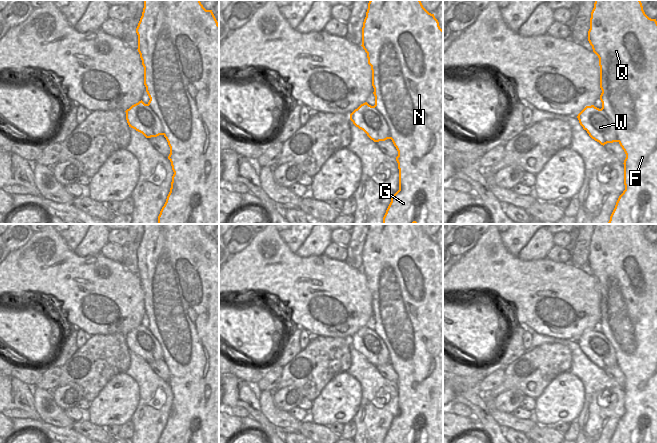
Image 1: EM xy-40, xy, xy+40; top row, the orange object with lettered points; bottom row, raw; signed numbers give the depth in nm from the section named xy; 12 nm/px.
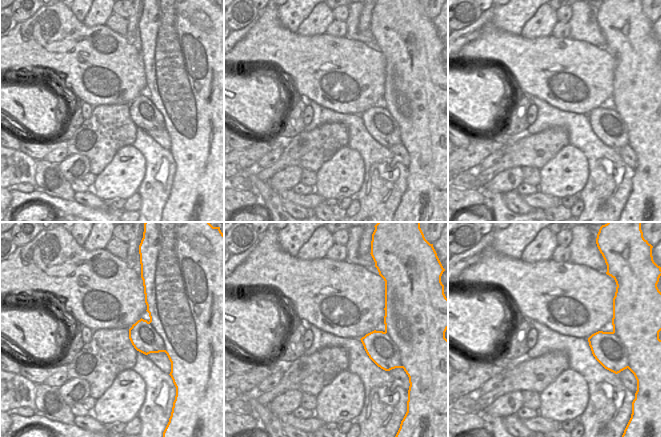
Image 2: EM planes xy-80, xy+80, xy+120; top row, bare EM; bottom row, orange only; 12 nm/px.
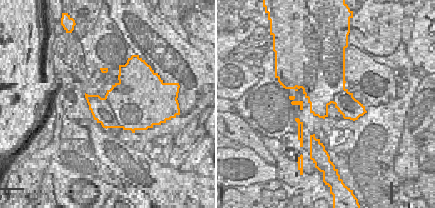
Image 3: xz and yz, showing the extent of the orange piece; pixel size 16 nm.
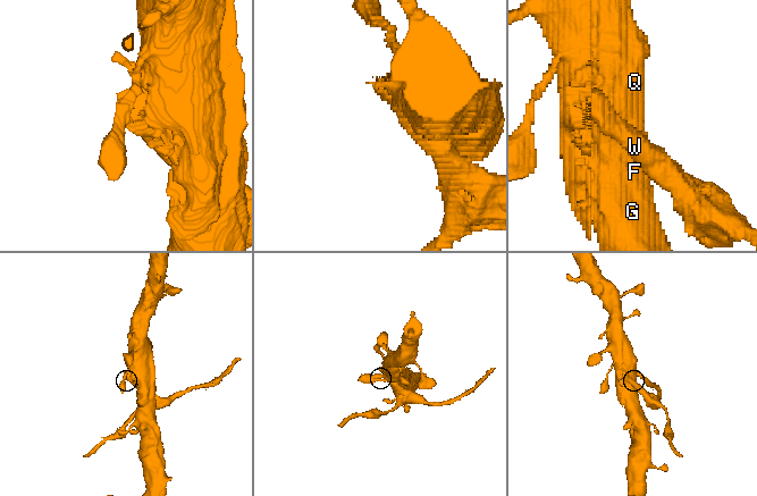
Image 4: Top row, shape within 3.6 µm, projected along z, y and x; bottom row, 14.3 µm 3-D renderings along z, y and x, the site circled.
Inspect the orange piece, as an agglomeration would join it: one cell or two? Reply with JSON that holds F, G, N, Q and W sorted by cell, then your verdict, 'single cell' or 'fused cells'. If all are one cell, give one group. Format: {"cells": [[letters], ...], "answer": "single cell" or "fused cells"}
{"cells": [["F", "G", "N", "Q"], ["W"]], "answer": "fused cells"}

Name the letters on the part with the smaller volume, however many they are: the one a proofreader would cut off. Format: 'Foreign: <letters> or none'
Foreign: W

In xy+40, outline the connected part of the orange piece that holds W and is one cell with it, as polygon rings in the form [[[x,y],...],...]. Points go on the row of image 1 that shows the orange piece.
[[[586,106],[577,118],[589,136],[601,145],[618,142],[615,124],[602,108]]]

